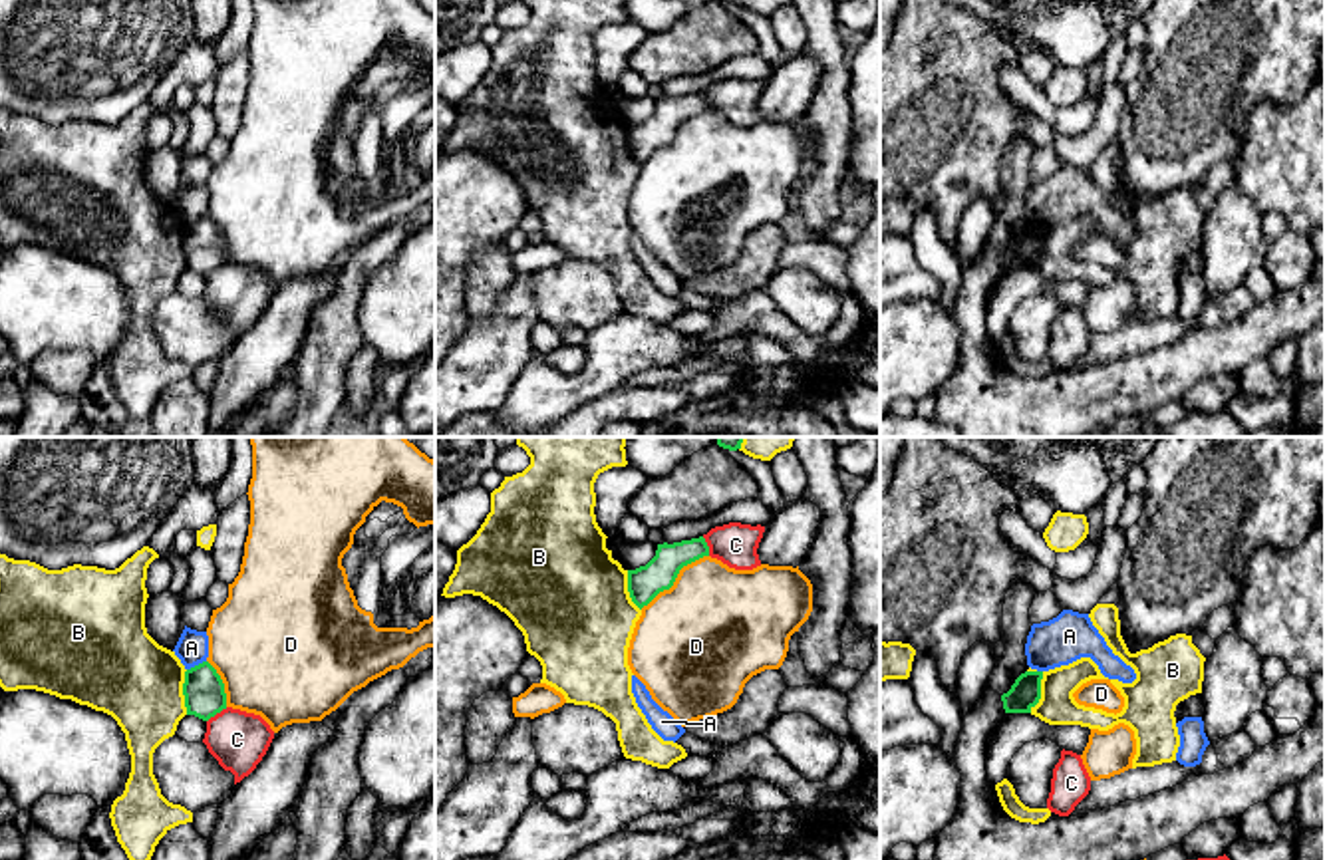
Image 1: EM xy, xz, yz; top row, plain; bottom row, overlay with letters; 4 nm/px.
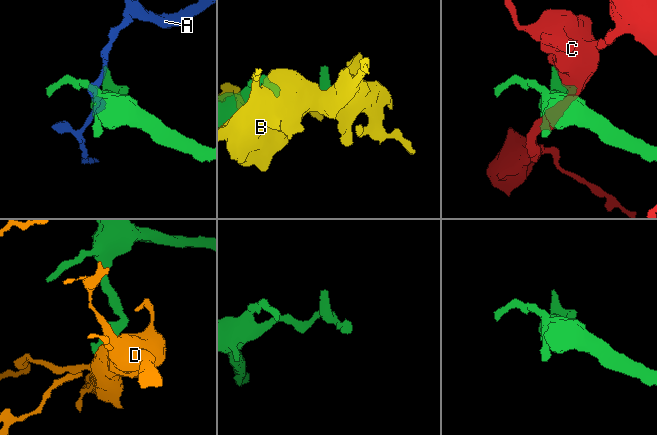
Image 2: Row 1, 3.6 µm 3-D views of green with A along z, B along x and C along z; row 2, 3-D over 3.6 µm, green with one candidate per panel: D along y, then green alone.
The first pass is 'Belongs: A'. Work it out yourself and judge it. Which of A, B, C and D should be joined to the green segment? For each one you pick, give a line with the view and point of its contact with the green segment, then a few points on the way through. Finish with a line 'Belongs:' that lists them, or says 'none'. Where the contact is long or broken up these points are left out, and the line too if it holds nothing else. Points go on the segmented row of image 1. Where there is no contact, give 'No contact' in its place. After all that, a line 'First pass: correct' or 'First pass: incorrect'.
Belongs: none
First pass: incorrect

